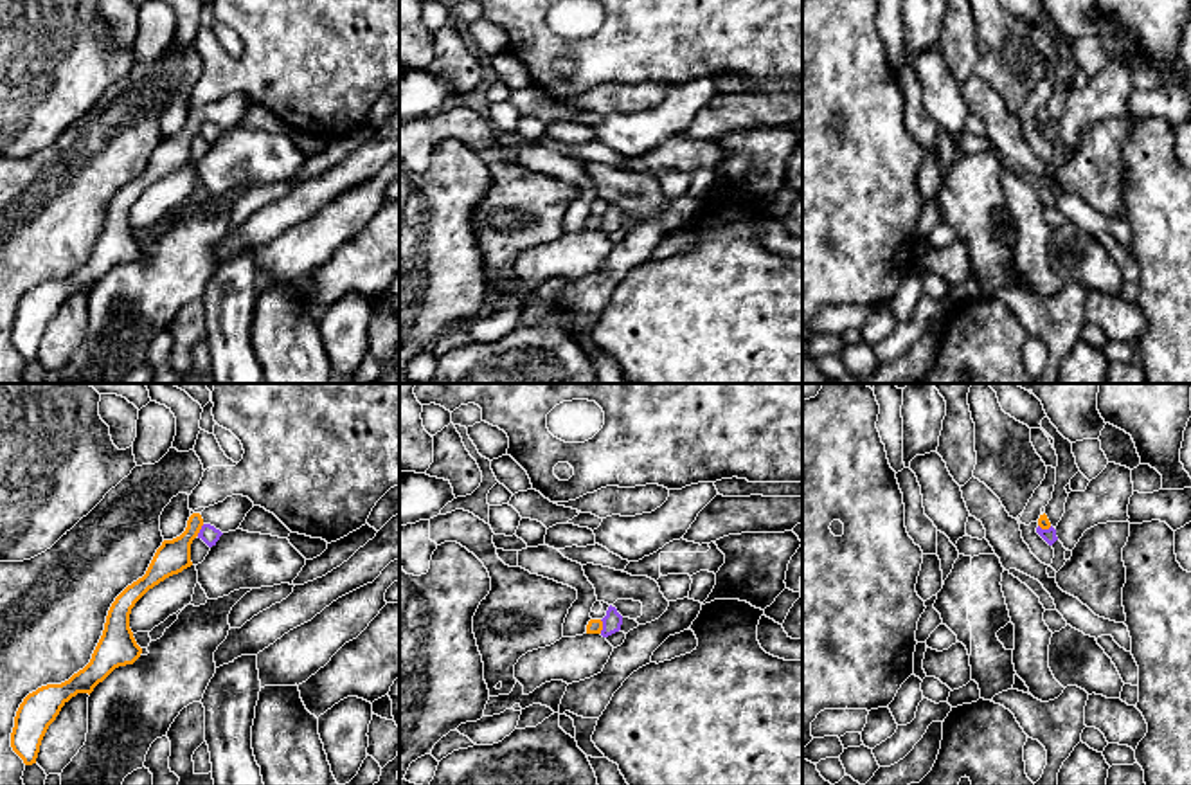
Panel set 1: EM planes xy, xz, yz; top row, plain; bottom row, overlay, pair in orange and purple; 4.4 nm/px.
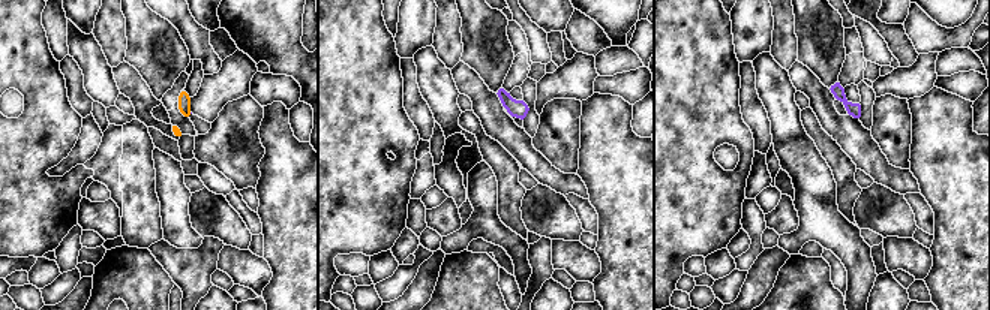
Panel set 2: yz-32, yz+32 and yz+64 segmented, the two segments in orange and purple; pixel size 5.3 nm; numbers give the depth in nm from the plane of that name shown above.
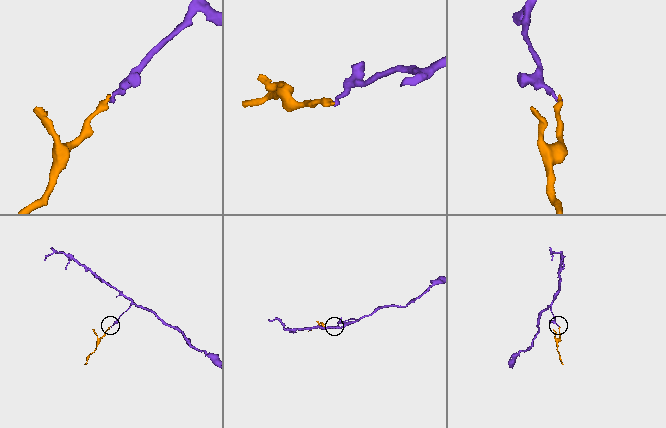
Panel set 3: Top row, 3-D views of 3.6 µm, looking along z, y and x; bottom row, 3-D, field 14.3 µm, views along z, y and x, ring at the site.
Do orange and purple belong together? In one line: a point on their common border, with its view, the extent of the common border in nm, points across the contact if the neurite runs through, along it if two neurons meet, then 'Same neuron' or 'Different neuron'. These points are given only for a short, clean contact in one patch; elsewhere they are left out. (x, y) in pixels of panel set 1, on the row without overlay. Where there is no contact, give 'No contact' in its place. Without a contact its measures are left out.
Touches orange at xz (601, 224). Shared border 60 nm. Boundary: xz (599, 216), (601, 229). Different neuron

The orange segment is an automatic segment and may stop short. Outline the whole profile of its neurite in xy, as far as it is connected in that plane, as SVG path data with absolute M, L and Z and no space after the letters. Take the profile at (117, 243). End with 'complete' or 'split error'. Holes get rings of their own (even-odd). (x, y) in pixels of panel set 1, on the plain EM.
M232 92L201 110L193 110L185 128L173 137L164 137L146 171L115 194L90 259L68 277L41 283L23 295L14 313L11 344L25 362L36 360L49 322L72 293L90 292L115 265L133 261L140 254L142 245L130 225L131 205L149 185L193 162L191 140L201 122L210 121L221 130L236 128L252 104L254 99L248 94Z; split error

